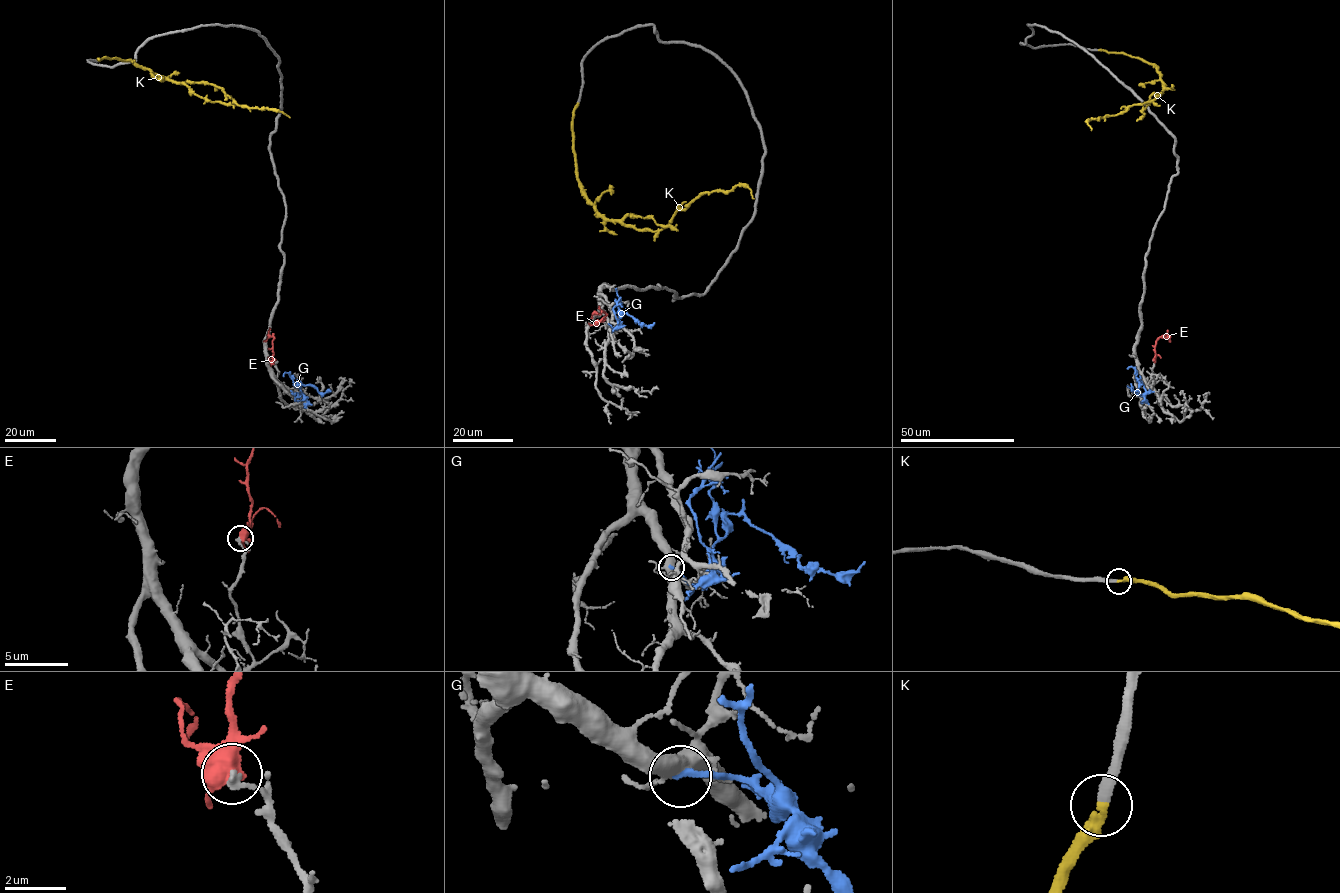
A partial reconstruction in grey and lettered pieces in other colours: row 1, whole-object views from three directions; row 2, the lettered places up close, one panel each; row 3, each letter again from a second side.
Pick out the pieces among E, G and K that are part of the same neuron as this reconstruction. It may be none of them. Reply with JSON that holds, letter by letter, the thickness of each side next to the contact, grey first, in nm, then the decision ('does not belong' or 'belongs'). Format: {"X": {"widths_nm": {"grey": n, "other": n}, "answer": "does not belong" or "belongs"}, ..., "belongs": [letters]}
{"E": {"widths_nm": {"grey": 200, "other": 440}, "answer": "does not belong"}, "G": {"widths_nm": {"grey": 440, "other": 200}, "answer": "does not belong"}, "K": {"widths_nm": {"grey": 300, "other": 360}, "answer": "belongs"}, "belongs": ["K"]}

